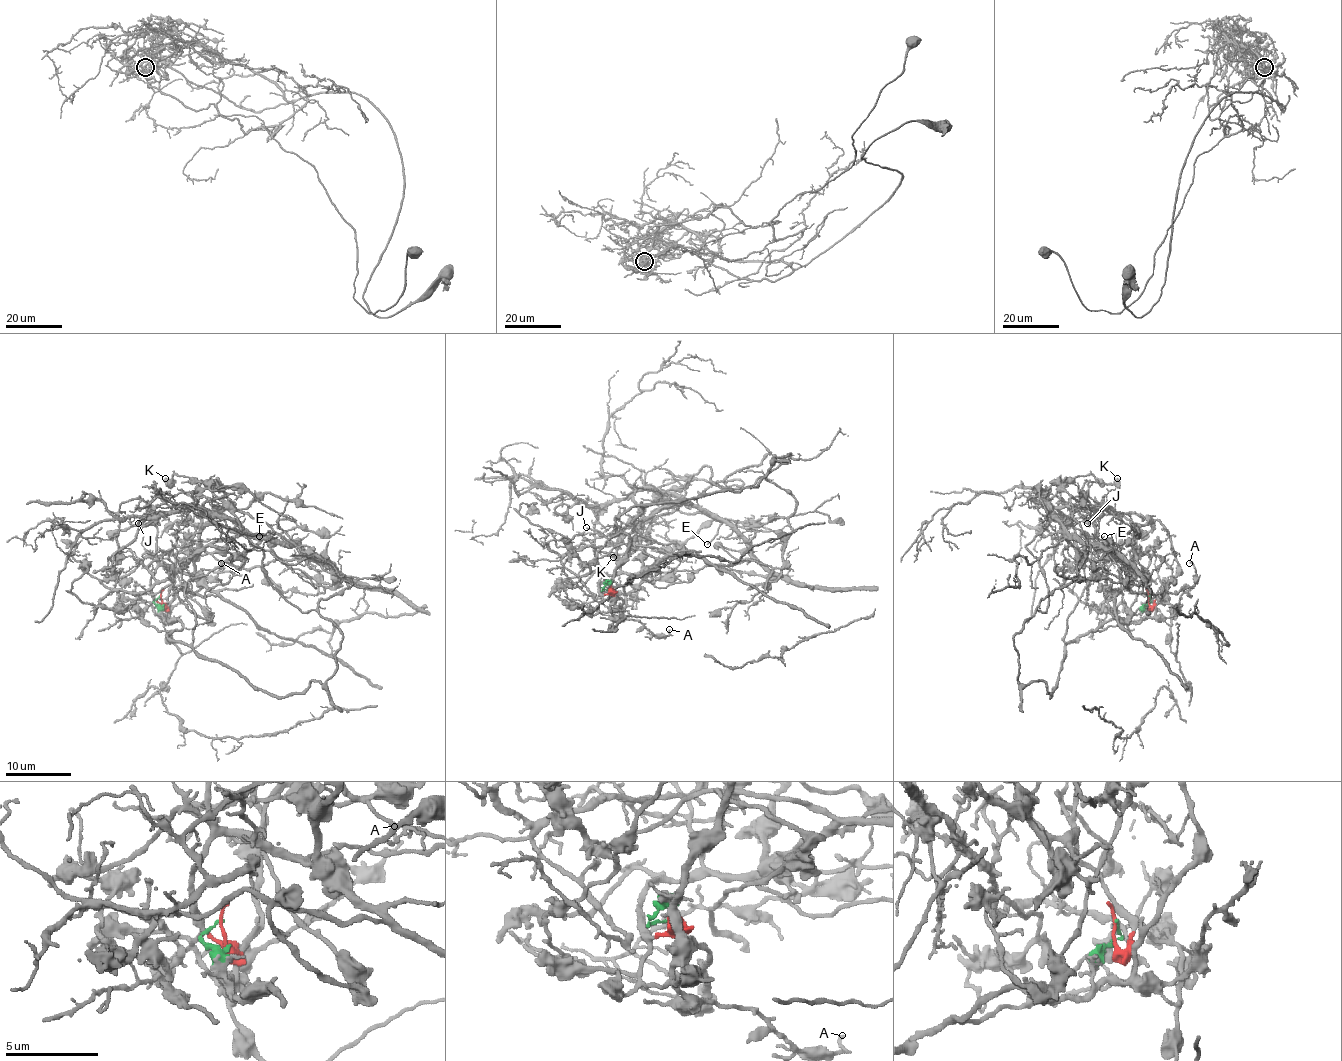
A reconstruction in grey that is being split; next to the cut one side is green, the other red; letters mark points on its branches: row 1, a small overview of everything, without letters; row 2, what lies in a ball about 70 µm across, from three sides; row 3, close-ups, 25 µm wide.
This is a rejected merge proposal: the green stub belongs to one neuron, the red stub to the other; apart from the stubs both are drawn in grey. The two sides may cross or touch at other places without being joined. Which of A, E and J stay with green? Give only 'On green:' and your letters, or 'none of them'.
On green: A

